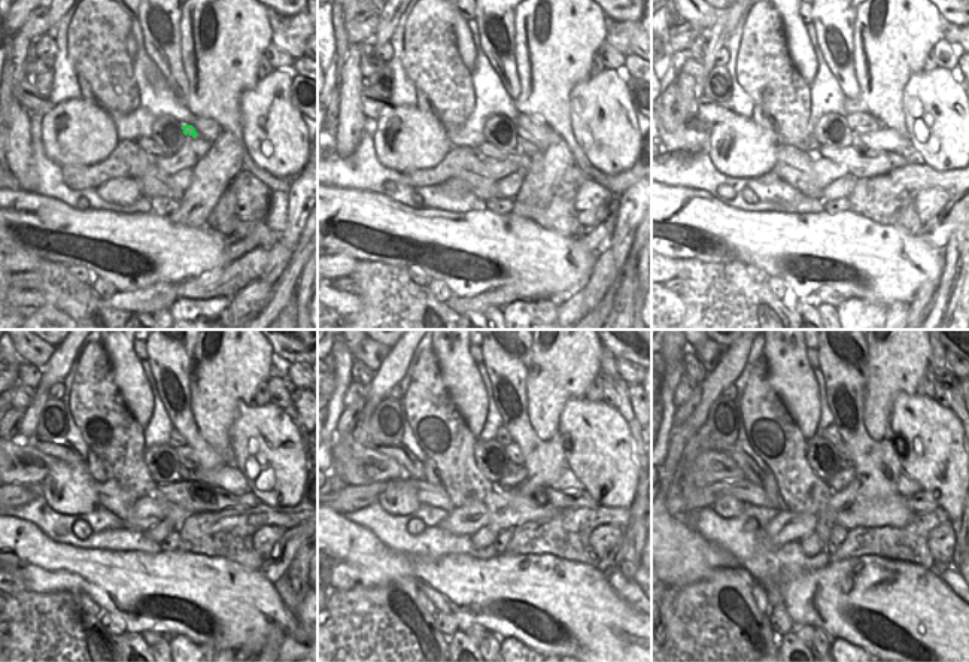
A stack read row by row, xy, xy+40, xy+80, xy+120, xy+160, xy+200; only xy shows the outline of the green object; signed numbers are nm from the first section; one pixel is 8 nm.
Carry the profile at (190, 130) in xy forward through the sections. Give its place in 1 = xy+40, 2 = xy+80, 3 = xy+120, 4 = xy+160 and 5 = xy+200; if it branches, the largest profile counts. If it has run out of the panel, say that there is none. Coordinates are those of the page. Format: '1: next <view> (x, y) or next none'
1: next xy+40 (553, 137)
2: next xy+80 (886, 139)
3: next xy+120 (228, 477)
4: next xy+160 (567, 482)
5: next xy+200 (907, 486)

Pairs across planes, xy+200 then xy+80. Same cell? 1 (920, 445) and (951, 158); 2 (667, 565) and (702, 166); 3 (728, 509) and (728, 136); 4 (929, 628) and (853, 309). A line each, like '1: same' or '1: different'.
1: same
2: different
3: same
4: different

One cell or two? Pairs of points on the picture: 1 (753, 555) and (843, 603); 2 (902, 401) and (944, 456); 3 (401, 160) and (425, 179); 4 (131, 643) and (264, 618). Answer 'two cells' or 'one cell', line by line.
1: two cells
2: one cell
3: two cells
4: two cells

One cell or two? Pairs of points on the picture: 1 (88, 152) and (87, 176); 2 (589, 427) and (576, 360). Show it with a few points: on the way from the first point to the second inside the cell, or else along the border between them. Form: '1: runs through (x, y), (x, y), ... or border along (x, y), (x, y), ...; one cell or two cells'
1: border along (117, 145), (100, 161), (66, 163), (61, 167); two cells
2: border along (583, 395), (570, 400), (558, 419); two cells

